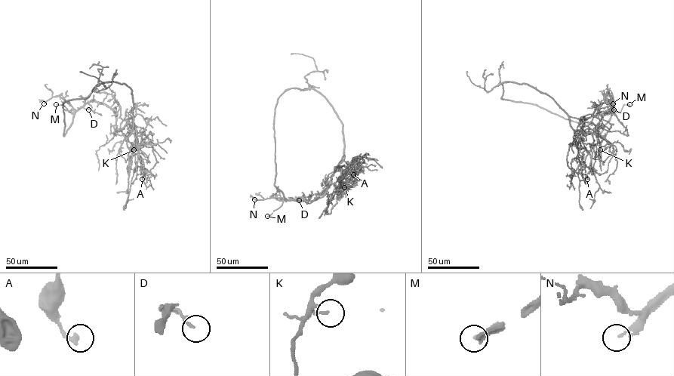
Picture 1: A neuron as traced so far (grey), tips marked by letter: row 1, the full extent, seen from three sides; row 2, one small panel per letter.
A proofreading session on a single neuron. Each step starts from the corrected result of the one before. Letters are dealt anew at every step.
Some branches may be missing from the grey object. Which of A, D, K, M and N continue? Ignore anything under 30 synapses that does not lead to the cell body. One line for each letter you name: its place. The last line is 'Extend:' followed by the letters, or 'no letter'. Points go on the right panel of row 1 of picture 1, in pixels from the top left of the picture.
M: (629, 104)
N: (613, 103)
Extend: M, N

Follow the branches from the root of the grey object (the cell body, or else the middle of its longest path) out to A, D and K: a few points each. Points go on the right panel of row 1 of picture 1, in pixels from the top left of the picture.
A: (556, 102), (568, 117), (580, 164), (590, 167), (586, 174), (587, 179)
D: (556, 102), (570, 116), (583, 120), (590, 116), (597, 107), (602, 115), (613, 101), (613, 109)
K: (556, 102), (568, 116), (576, 137), (585, 122), (592, 122), (597, 128), (601, 125), (596, 130), (600, 149)

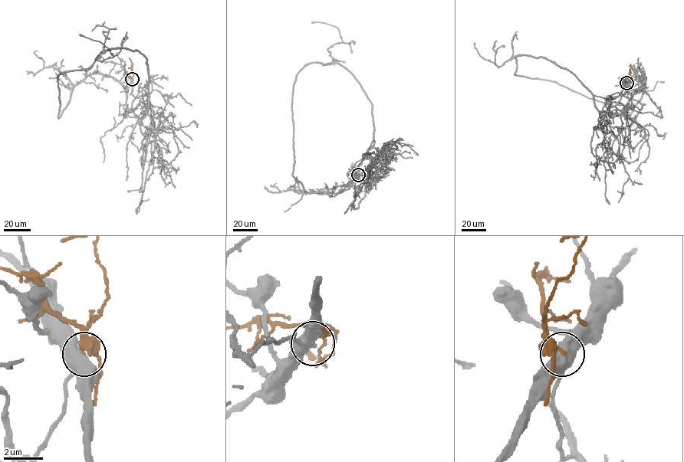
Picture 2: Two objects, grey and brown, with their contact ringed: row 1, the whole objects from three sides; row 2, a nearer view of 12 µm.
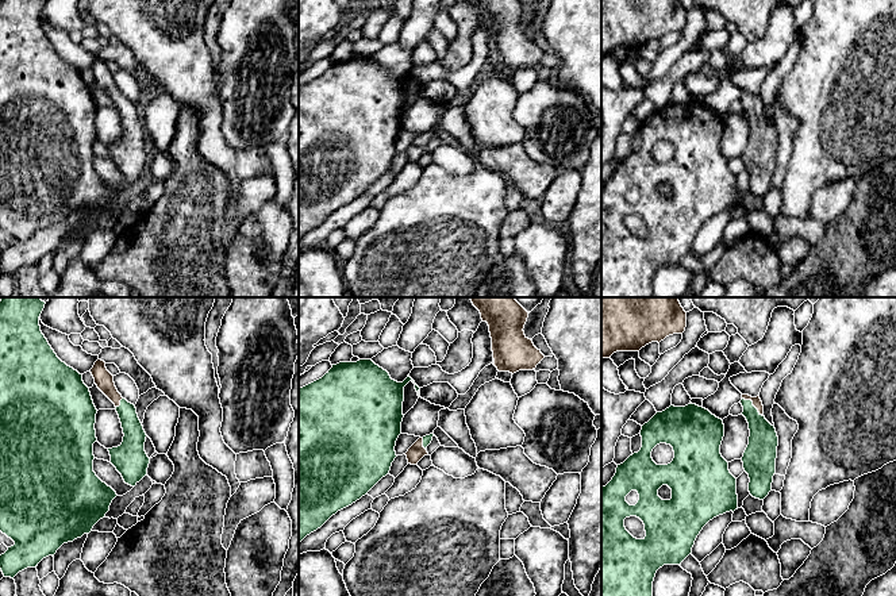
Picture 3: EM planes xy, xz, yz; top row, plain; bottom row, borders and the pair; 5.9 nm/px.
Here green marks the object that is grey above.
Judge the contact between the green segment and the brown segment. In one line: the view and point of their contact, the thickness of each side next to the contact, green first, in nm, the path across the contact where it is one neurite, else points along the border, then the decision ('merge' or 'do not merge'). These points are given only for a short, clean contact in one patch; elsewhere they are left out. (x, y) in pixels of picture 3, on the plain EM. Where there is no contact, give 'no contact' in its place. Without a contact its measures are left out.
contact yz (752, 102); calibres 180 and 60 nm; way yz (762, 142), (762, 130), (752, 102), (757, 100); merge

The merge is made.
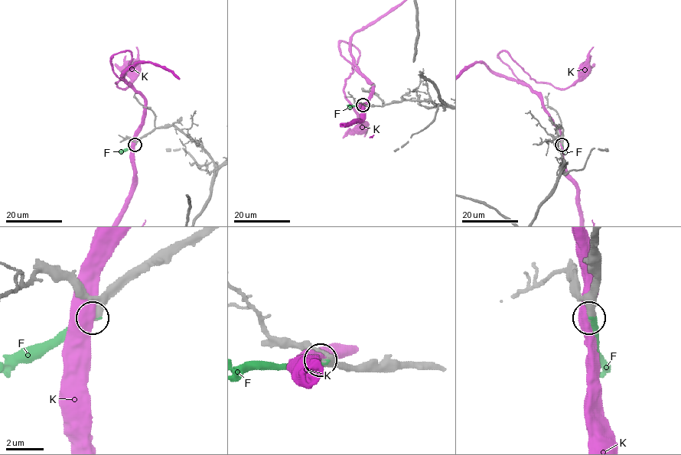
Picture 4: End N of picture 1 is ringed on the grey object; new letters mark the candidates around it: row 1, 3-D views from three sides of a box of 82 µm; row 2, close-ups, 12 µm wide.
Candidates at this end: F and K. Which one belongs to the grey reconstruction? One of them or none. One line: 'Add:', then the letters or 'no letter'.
Add: F

